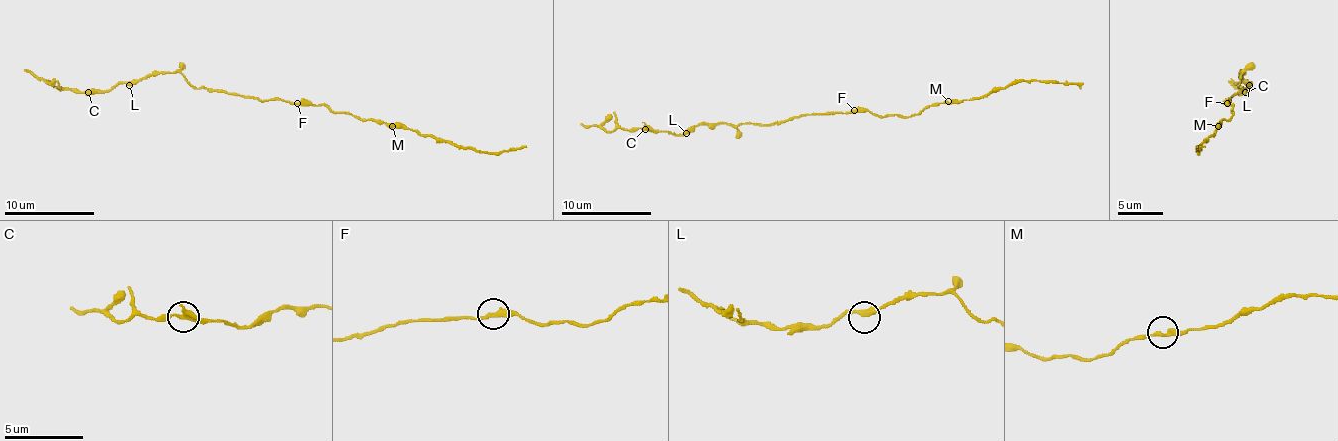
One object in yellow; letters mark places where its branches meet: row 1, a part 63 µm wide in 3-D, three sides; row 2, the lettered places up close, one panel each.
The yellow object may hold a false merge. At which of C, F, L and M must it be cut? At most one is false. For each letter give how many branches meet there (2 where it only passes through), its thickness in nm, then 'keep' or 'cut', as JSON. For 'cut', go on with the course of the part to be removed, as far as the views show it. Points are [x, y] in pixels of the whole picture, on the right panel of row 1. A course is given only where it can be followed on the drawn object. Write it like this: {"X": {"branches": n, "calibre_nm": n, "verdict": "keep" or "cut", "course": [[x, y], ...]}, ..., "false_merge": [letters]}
{"C": {"branches": 2, "calibre_nm": 300, "verdict": "cut", "course": [[1245, 92], [1247, 88], [1240, 70]]}, "F": {"branches": 2, "calibre_nm": 320, "verdict": "keep"}, "L": {"branches": 2, "calibre_nm": 320, "verdict": "keep"}, "M": {"branches": 2, "calibre_nm": 300, "verdict": "keep"}, "false_merge": ["C"]}

